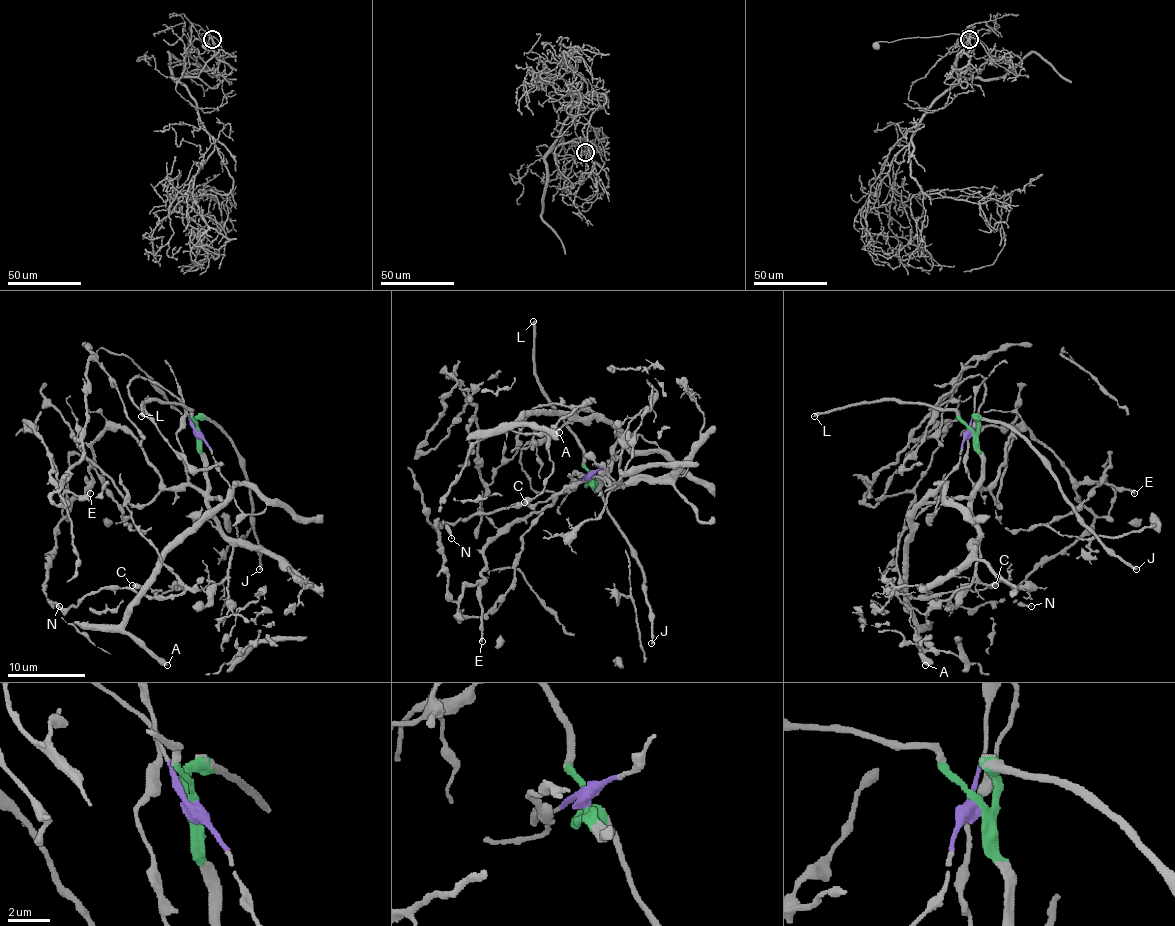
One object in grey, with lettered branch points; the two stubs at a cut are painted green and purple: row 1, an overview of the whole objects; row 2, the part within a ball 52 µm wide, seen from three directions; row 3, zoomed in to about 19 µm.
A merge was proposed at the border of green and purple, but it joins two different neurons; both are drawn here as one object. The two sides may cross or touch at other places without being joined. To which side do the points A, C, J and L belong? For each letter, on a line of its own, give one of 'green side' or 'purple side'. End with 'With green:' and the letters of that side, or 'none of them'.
A: purple side
C: purple side
J: green side
L: green side
With green: J, L

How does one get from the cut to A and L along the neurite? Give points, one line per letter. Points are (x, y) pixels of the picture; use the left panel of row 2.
A: (199, 432), (216, 467), (232, 484), (232, 494), (172, 548), (123, 627), (168, 664)
L: (199, 432), (187, 407), (154, 401), (143, 403), (141, 416)

